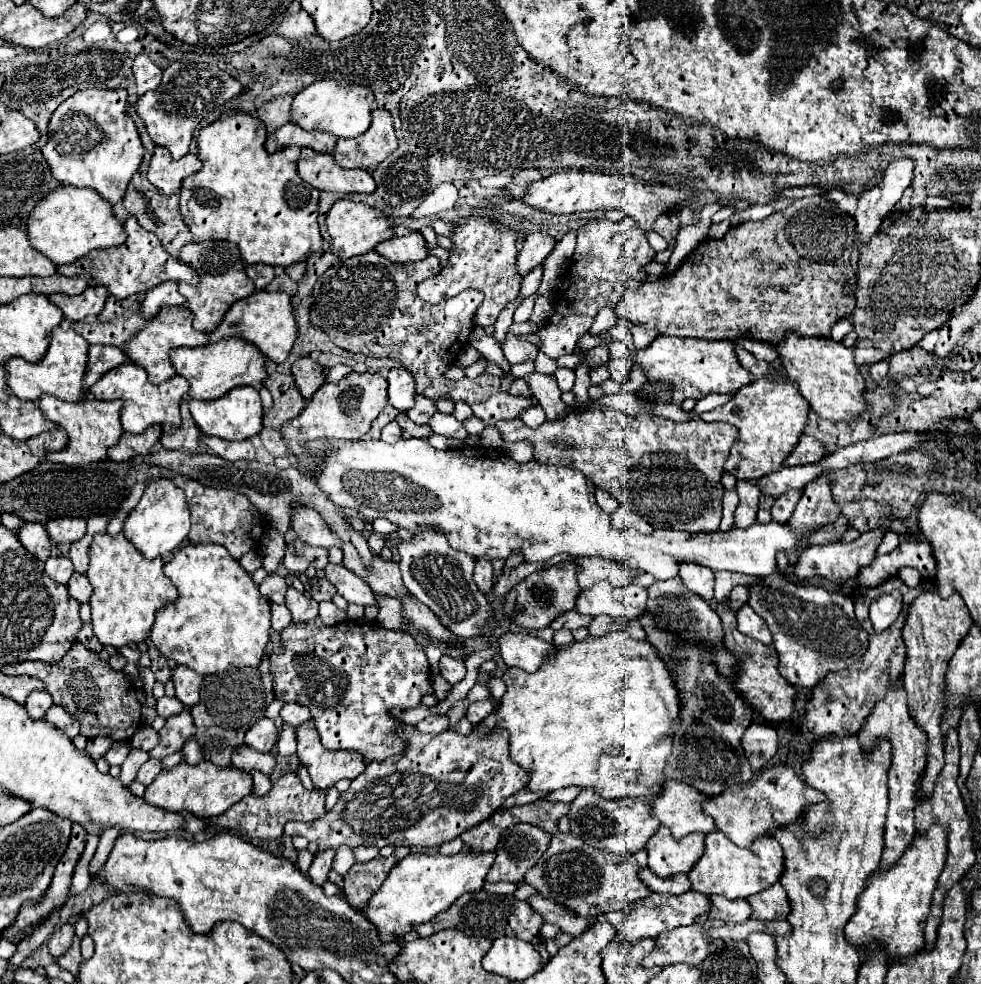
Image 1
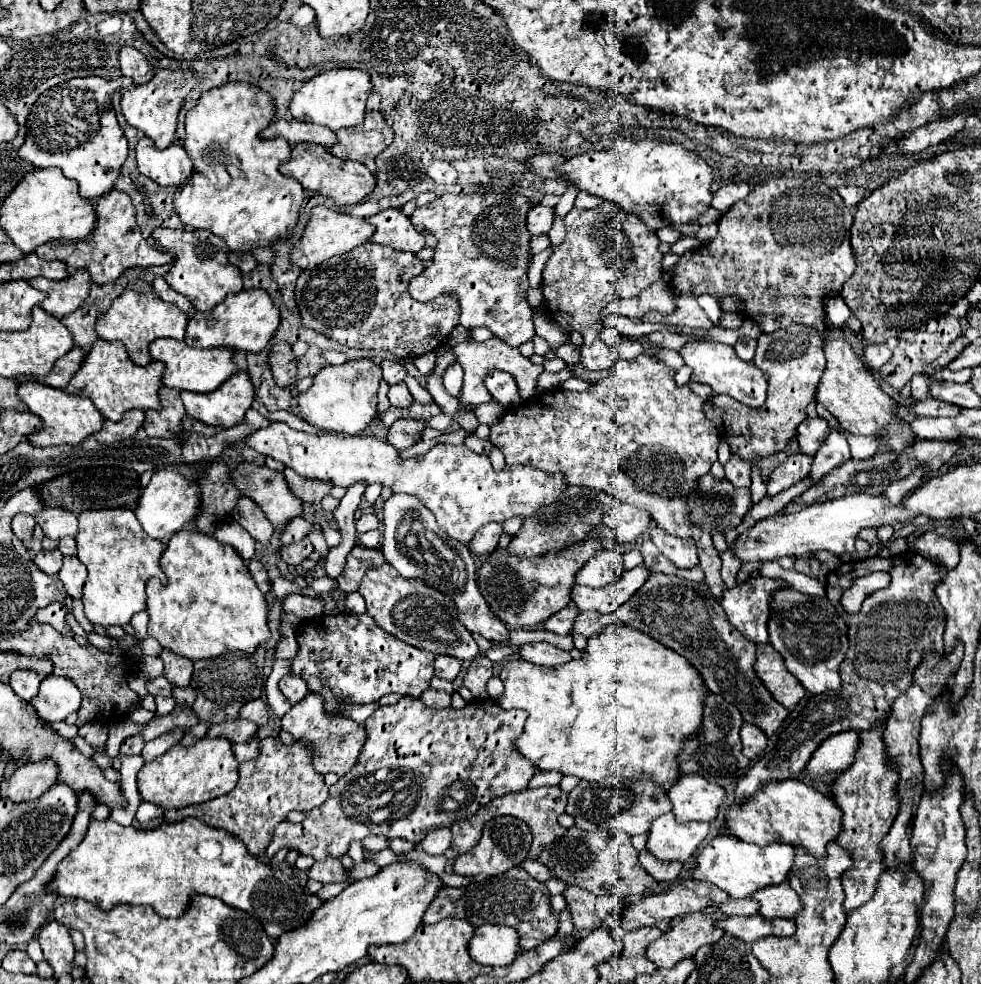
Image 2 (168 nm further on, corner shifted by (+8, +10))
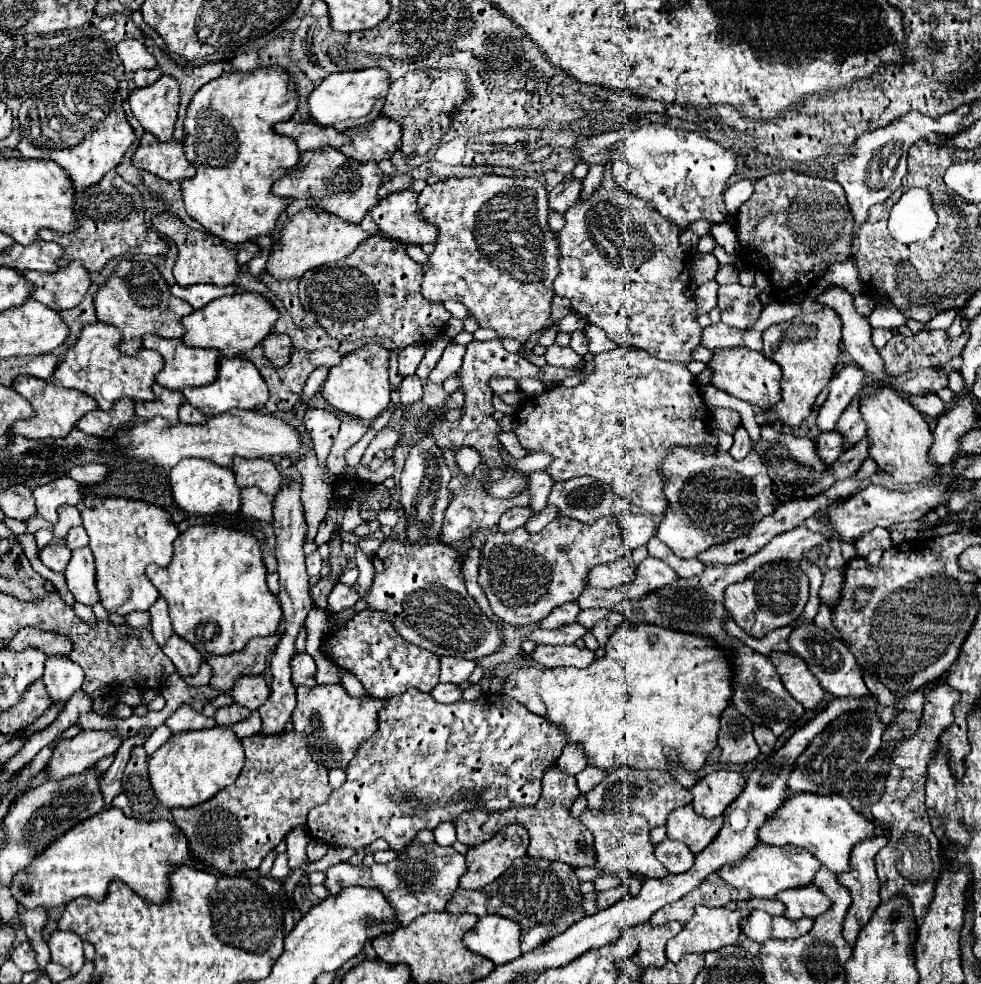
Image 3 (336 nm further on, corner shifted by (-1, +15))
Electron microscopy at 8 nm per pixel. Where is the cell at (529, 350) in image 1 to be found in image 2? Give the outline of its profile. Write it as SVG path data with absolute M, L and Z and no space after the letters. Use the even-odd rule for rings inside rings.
M448 193L436 197L432 203L424 207L416 207L410 215L414 225L422 225L438 237L438 245L434 249L434 257L430 265L412 279L408 291L412 299L420 303L428 303L438 295L454 295L460 305L460 325L462 327L488 327L496 337L500 337L506 345L518 347L534 337L534 321L532 307L526 299L530 289L528 285L528 267L532 263L532 253L528 249L530 233L526 229L526 213L532 207L528 197L520 193Z

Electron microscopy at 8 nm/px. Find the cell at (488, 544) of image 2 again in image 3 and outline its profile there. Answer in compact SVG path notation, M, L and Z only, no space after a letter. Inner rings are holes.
M527 506L527 508L509 508L509 510L501 516L497 528L499 528L501 532L511 532L511 530L523 526L531 516L533 516L533 512L531 512L529 506Z

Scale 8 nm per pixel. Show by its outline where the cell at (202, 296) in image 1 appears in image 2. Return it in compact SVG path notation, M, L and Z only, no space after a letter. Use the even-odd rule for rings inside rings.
M154 229L152 239L160 243L160 247L166 247L168 253L174 257L174 265L166 273L166 283L192 299L198 311L210 311L214 305L218 305L228 293L240 293L242 291L242 275L240 271L228 263L228 247L226 243L208 233L208 231L190 231L190 229Z

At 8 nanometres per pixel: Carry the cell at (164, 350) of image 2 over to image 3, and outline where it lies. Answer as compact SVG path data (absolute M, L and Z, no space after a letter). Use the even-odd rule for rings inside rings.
M149 334L145 336L145 348L157 350L163 358L165 358L165 368L163 372L159 372L159 376L155 378L157 384L171 388L171 390L183 390L187 386L207 386L213 384L215 376L219 374L219 360L223 358L221 352L213 352L211 348L193 348L183 344L181 338L161 338L157 334Z

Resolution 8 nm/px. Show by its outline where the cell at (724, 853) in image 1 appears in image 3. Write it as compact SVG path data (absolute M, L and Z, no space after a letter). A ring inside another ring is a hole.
M759 842L745 858L741 858L733 866L723 866L717 874L733 888L747 888L755 898L775 898L775 894L781 890L811 884L819 866L821 862L805 852L805 848L774 847Z

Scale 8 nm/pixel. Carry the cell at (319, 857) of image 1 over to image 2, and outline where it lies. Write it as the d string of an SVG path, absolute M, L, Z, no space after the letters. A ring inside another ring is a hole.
M328 857L326 861L318 861L314 863L314 867L308 871L308 877L314 881L320 881L322 885L328 883L342 883L348 881L348 871L342 867L342 863L334 857Z

